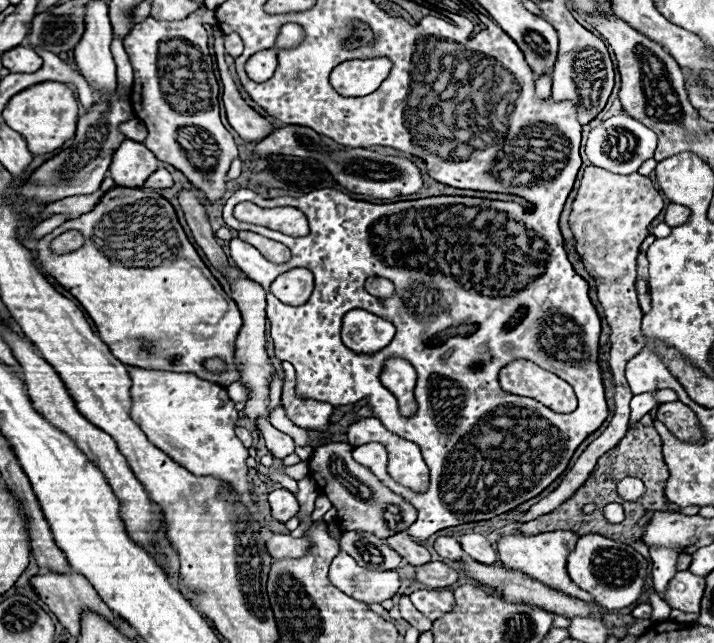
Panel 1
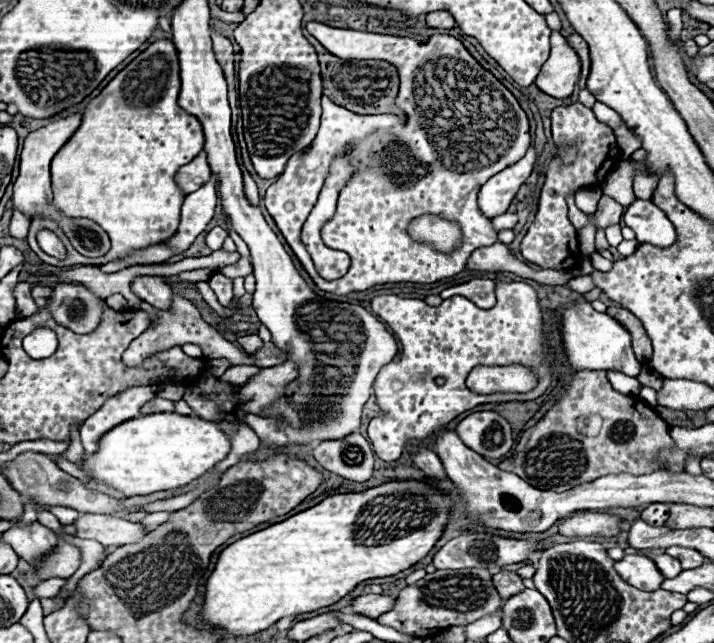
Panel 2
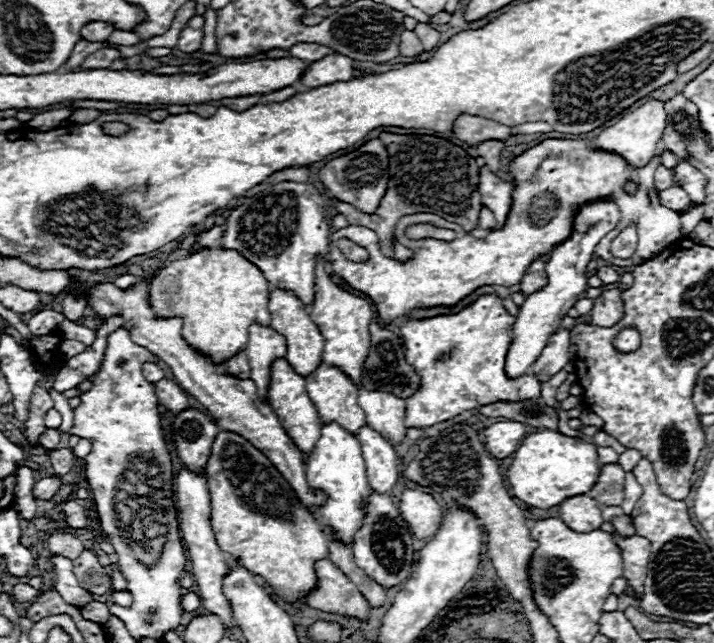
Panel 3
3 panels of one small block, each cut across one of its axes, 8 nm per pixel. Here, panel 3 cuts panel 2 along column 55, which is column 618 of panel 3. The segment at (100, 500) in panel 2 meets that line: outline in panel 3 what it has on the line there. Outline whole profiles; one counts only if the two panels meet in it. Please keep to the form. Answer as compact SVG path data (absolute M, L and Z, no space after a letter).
M604 464L588 496L604 506L620 506L624 500L624 476L626 472L620 464Z

